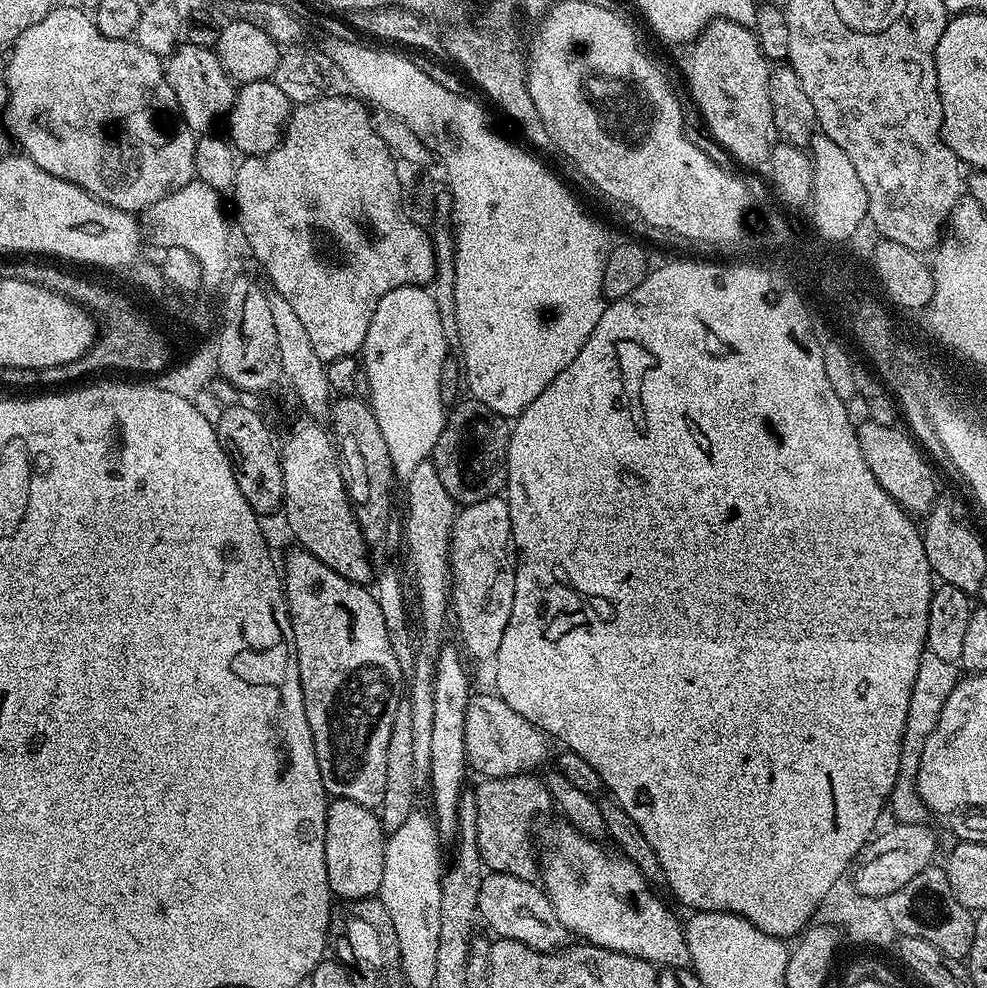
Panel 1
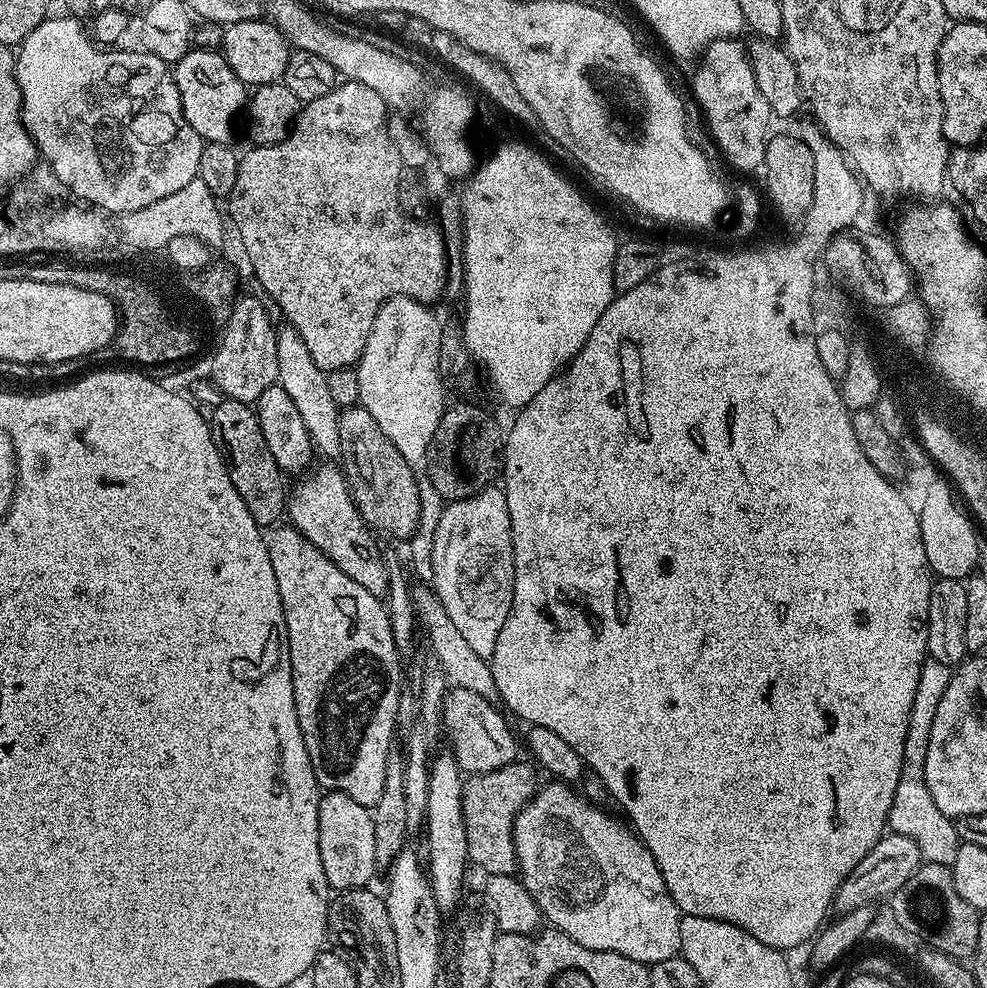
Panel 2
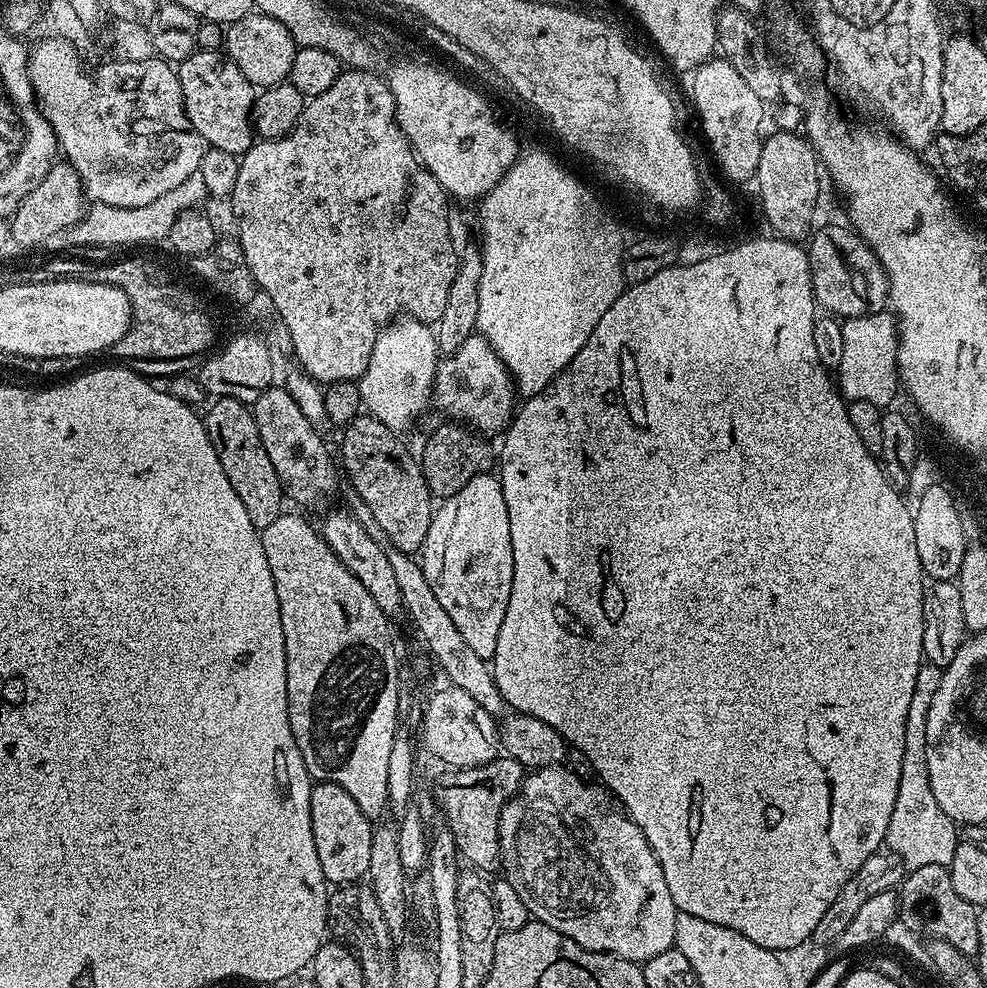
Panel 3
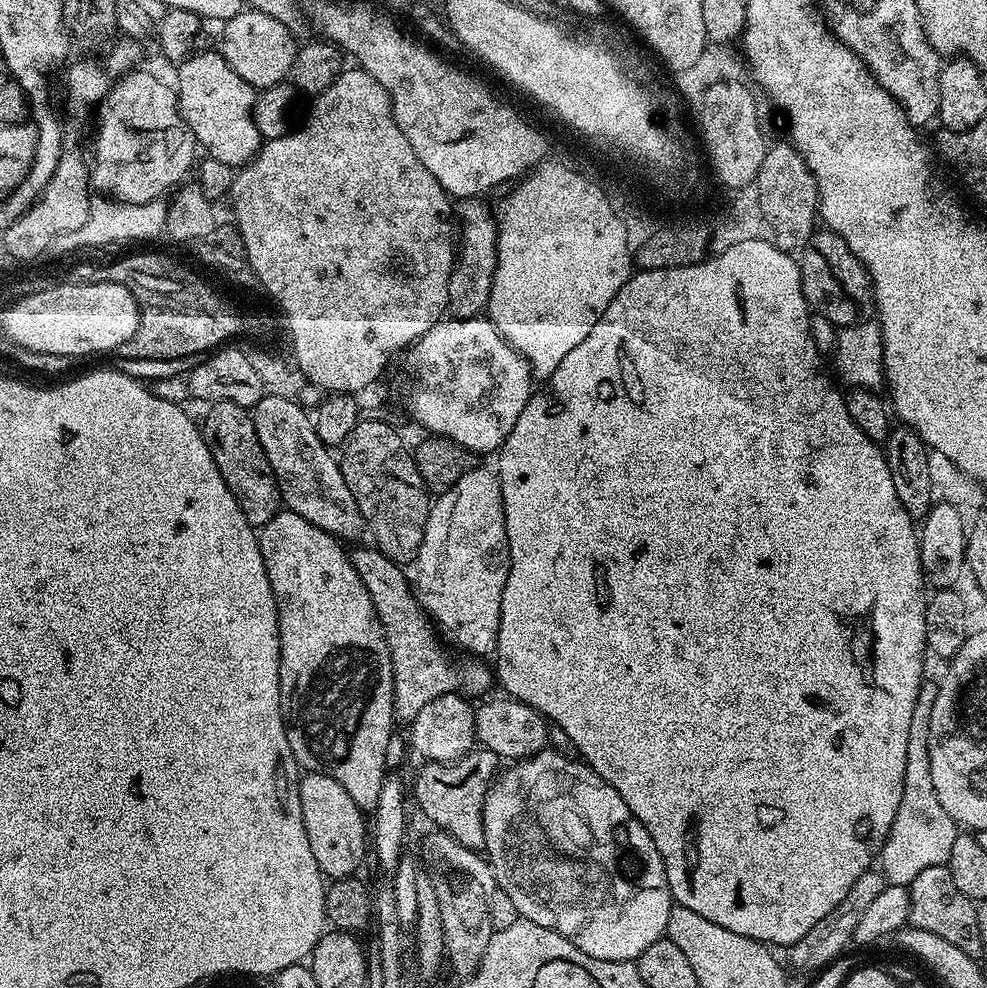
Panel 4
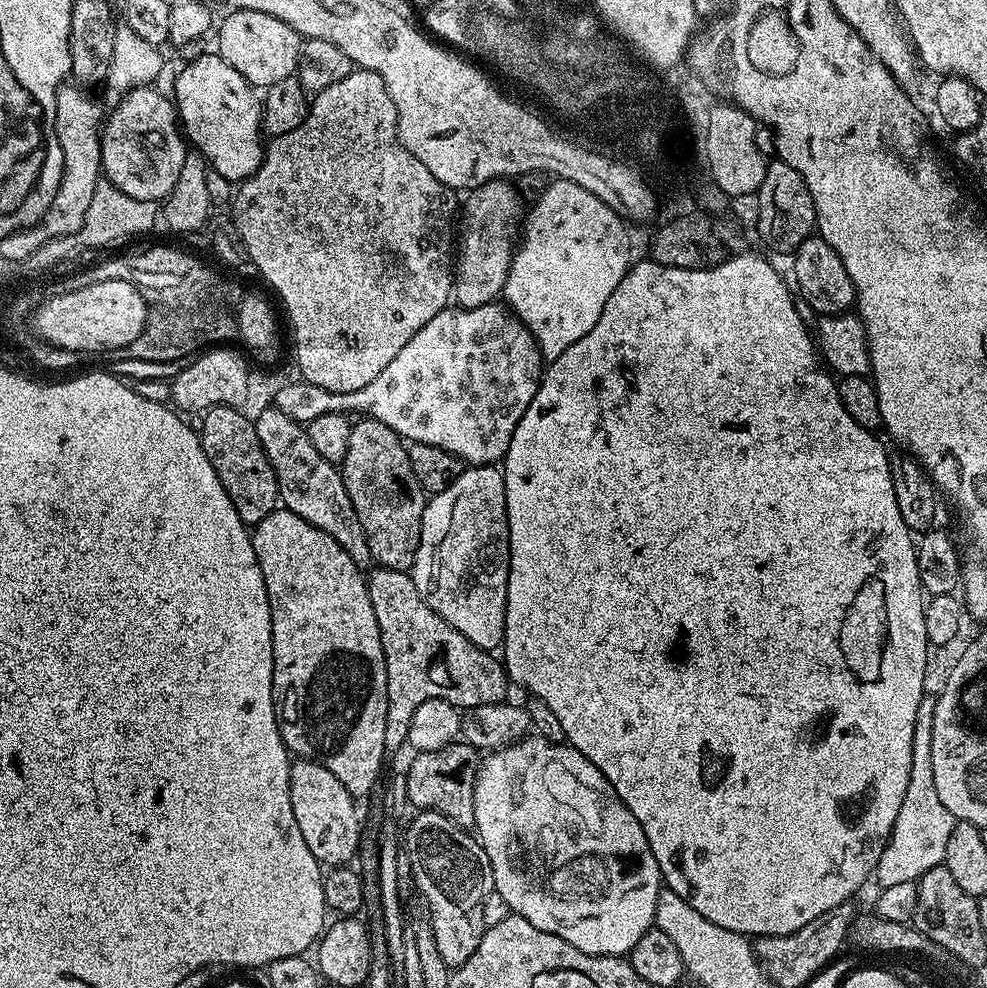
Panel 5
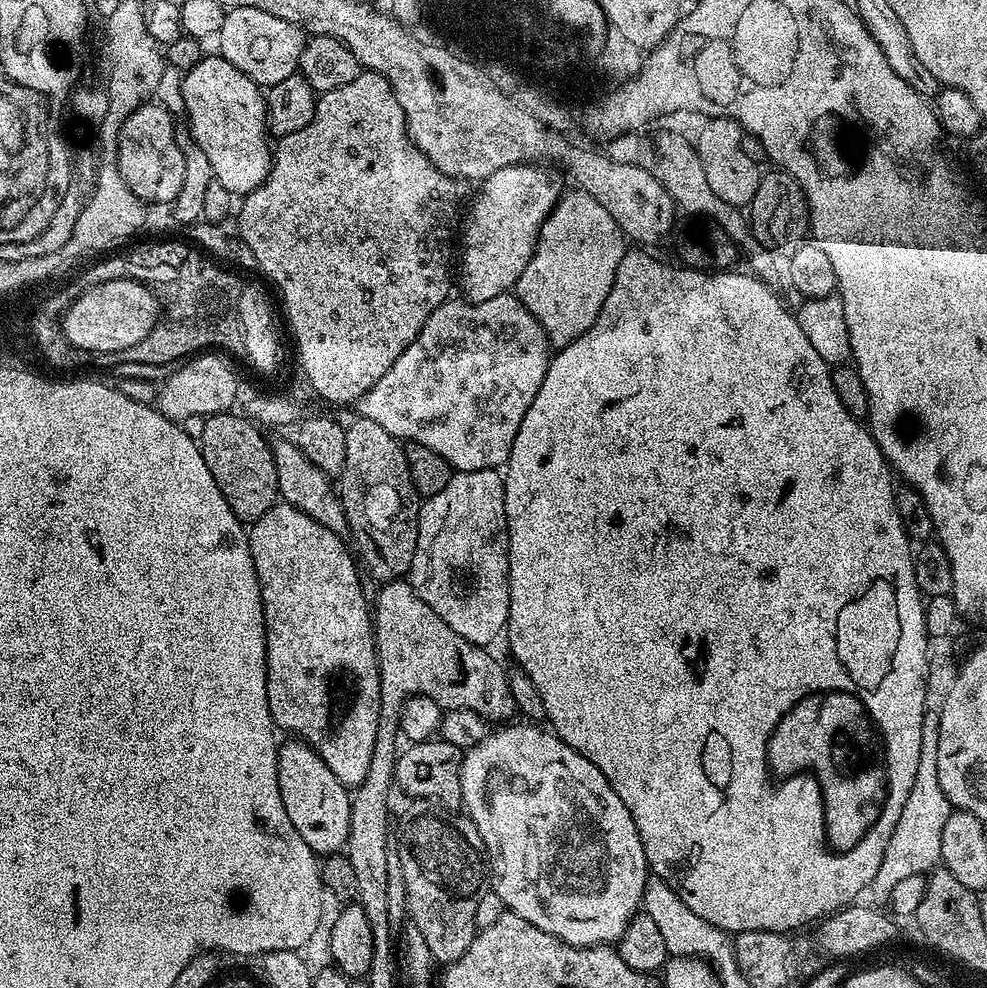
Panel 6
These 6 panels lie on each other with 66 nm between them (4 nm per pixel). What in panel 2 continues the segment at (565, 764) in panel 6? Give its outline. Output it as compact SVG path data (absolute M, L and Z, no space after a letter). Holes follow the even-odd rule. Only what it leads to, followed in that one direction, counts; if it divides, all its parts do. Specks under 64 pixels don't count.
M548 782L545 786L537 787L536 795L529 800L528 805L523 808L514 818L512 827L512 837L514 838L514 850L516 851L516 866L518 869L518 879L523 882L530 898L538 906L541 917L548 920L553 929L557 932L565 932L574 942L578 942L583 948L590 950L602 950L603 952L613 952L622 954L626 958L634 958L639 964L651 966L662 962L671 956L680 955L680 907L670 898L670 890L666 890L666 882L656 865L656 859L650 854L647 846L640 841L640 837L619 815L611 816L608 810L603 807L596 807L588 800L584 799L575 787L569 786L563 782Z

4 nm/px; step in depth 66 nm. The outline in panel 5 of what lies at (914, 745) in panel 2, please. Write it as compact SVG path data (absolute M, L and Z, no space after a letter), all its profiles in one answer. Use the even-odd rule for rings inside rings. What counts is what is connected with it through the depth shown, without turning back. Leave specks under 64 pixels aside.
M926 694L918 706L918 718L914 722L914 760L910 762L910 774L906 782L906 794L902 797L902 806L898 806L898 814L892 823L892 833L888 836L888 844L882 850L882 858L878 862L874 873L874 880L880 888L899 886L901 882L919 881L926 874L926 870L934 870L943 865L946 858L946 842L950 842L950 830L958 821L952 817L950 810L942 806L938 799L938 790L934 786L934 766L931 764L931 743L934 739L934 706L936 696Z

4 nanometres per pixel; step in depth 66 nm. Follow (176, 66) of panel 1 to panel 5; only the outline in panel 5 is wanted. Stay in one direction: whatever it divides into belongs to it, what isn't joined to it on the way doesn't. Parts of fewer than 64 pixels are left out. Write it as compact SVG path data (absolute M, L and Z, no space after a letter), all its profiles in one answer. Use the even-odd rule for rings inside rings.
M207 54L197 60L187 62L176 76L176 96L174 107L178 113L182 131L190 141L191 147L200 152L210 165L211 171L222 174L222 178L233 182L247 180L258 170L264 161L265 141L262 137L262 104L257 89L230 66L219 54Z

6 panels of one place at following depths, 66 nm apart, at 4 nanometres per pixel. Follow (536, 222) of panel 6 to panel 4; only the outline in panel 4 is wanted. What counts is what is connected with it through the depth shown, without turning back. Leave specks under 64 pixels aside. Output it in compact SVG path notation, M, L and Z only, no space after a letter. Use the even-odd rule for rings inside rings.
M464 198L454 208L459 224L458 259L453 263L450 274L448 312L459 321L481 315L487 309L490 298L490 286L496 269L496 216L484 202L480 198Z

